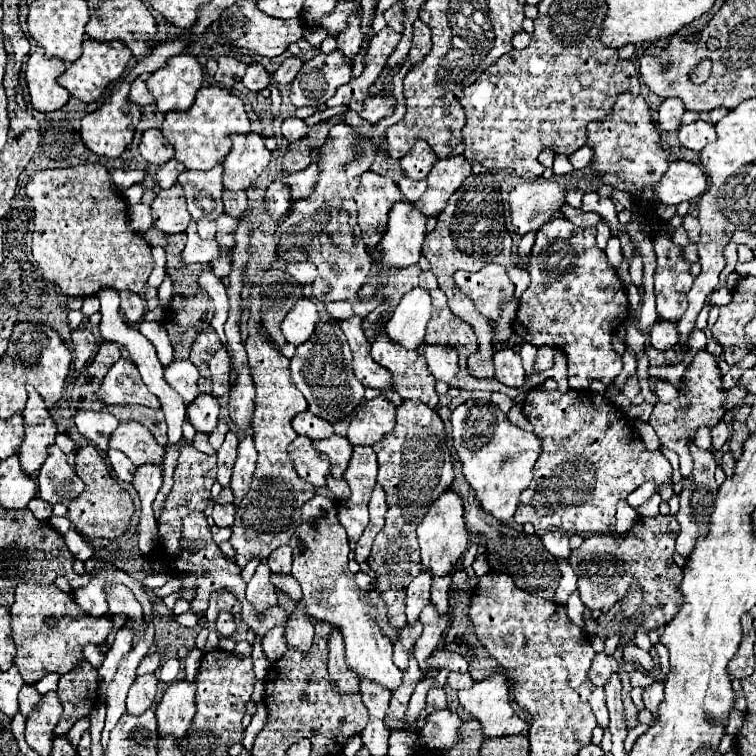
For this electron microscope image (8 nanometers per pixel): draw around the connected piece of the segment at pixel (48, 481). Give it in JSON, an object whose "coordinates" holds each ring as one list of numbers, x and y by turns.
{"coordinates":[[58,445,48,447,48,459,38,473,38,493,50,505,68,505,72,497,84,491,84,483,68,465,64,451]]}

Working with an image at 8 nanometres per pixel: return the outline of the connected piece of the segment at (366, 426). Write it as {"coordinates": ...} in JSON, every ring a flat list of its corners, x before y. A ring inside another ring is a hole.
{"coordinates":[[378,395,366,401,348,427,350,445,374,445,380,437,386,437,396,421,396,405,388,397]]}

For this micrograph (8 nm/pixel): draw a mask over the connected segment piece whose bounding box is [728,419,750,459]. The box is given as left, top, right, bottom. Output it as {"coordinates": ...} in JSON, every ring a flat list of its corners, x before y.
{"coordinates":[[736,419,736,421,732,423,732,437,730,437,730,443,728,443,734,459,738,459,738,457,742,455,742,445,744,445,744,441,748,439,748,435,750,435,750,431,746,429,746,423]]}

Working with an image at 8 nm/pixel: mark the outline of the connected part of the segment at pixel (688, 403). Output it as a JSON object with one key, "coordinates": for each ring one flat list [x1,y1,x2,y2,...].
{"coordinates":[[700,351,696,353,696,357,692,359,692,363,688,365,686,373,690,377,682,377,680,389,688,389,682,391,674,401,670,403,658,403,648,419,648,423,654,427,656,435,660,437,662,447,672,449,678,453,680,457,680,473,682,477,690,477,692,475,692,457,688,453,688,439,700,429,700,427,710,427,710,425,718,425,724,417,724,409,722,409,722,401,726,399,726,393,722,391,722,381,720,381,720,369,716,365,716,359,708,353,708,351]]}

